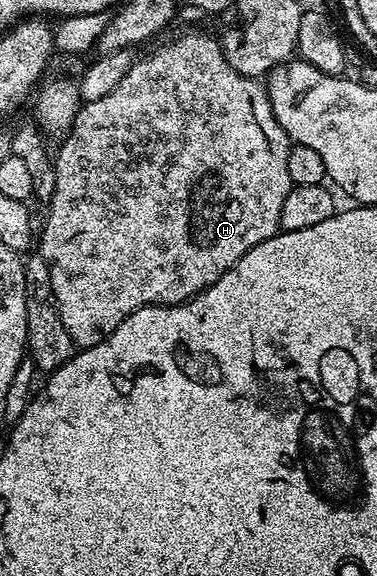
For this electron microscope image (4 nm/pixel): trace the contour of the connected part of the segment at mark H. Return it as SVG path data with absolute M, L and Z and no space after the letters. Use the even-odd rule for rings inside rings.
M183 33L157 46L143 58L135 59L128 73L108 94L96 101L88 101L80 108L65 139L67 142L53 157L55 192L49 200L51 210L47 213L41 252L51 269L53 295L61 321L72 337L72 343L79 349L101 343L110 333L117 331L119 324L129 314L141 307L180 305L183 301L190 301L217 283L217 279L221 279L221 275L225 275L225 271L229 271L229 267L233 267L241 255L280 232L281 207L285 207L285 195L289 195L292 186L289 179L289 151L293 142L281 123L277 123L266 88L256 78L241 75L229 67L218 36Z

